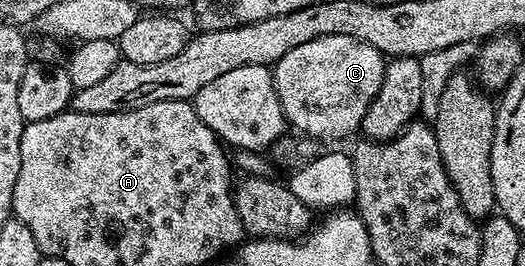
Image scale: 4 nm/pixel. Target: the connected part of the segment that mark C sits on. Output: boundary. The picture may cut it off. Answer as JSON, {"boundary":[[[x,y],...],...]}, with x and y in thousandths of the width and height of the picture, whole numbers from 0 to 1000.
{"boundary":[[[617,132],[610,147],[594,147],[594,162],[577,162],[573,177],[556,177],[541,222],[522,248],[522,323],[537,391],[547,459],[570,485],[570,504],[590,523],[613,515],[659,515],[665,500],[682,500],[690,451],[716,357],[728,335],[735,293],[737,218],[716,177],[701,162],[686,162],[663,132]]]}

